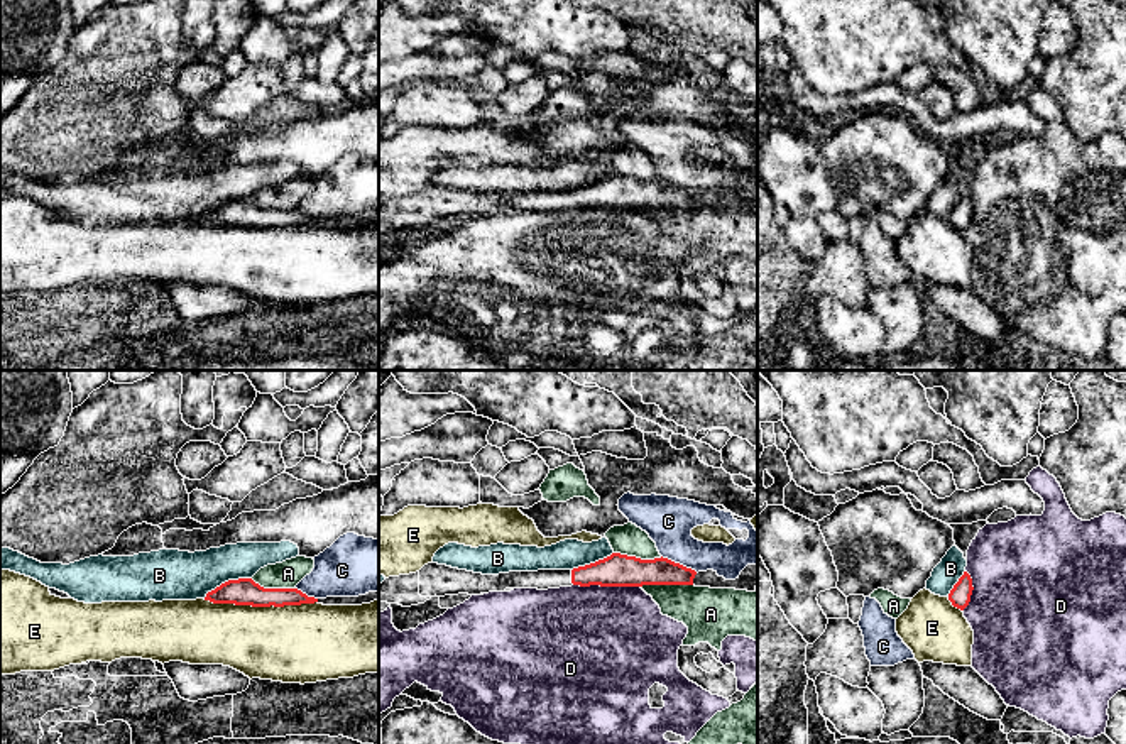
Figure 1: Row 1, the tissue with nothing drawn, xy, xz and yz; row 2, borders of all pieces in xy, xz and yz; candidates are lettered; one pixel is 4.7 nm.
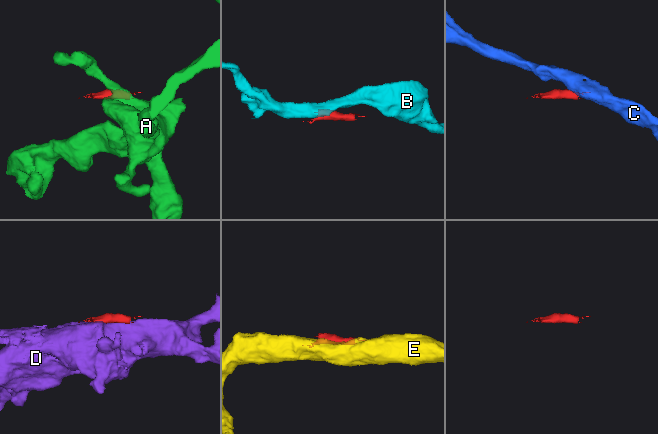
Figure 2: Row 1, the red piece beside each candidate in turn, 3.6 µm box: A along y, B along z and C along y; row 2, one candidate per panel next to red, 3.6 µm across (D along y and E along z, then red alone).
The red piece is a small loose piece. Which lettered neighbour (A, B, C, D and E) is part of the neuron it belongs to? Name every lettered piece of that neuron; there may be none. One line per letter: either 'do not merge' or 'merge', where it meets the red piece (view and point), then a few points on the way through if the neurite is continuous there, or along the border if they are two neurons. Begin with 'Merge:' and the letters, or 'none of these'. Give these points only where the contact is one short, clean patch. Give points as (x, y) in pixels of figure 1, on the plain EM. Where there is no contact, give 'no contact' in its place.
Merge: none of these
A: do not merge; contact xz (666, 205); border xz (692, 205), (644, 205), (641, 208)
B: do not merge; contact xy (229, 202); border xy (251, 198), (225, 202), (203, 218)
C: do not merge; contact xz (678, 185); border xz (661, 176), (697, 193)
D: do not merge; contact xz (607, 207)
E: do not merge; contact xy (261, 227)

